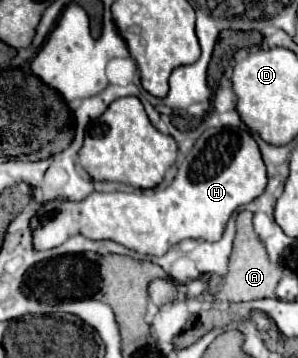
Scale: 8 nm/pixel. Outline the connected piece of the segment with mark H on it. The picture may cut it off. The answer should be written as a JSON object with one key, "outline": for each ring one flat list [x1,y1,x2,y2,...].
{"outline":[[245,126,207,128,179,164,175,180,159,192,93,192,81,202,69,202,63,198,45,202,29,220,33,248,51,250,75,234,89,240,113,240,147,256,163,256,173,244,185,238,217,242,231,214,239,206,261,196,265,186,265,164,251,132]]}

